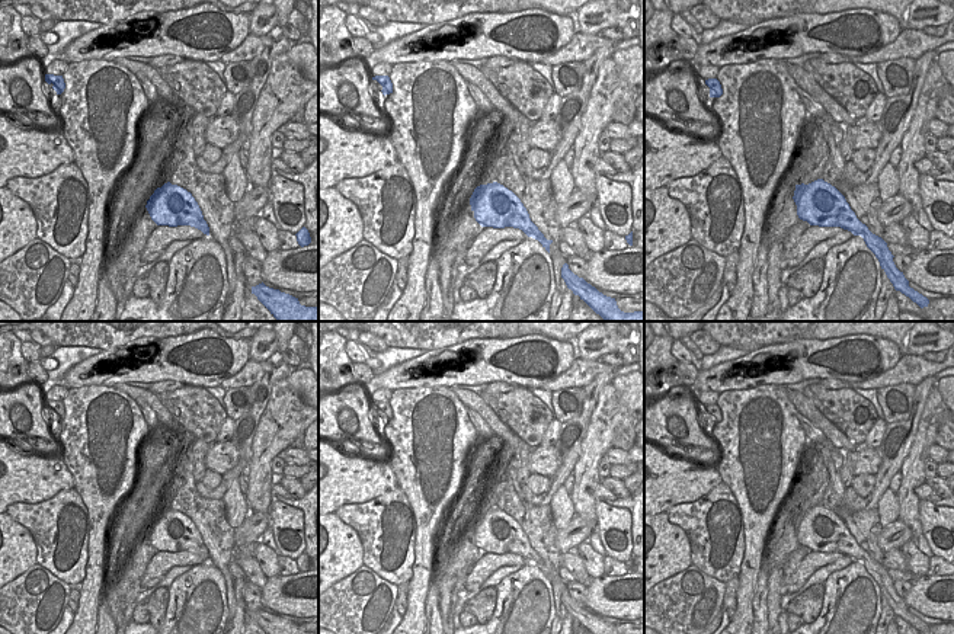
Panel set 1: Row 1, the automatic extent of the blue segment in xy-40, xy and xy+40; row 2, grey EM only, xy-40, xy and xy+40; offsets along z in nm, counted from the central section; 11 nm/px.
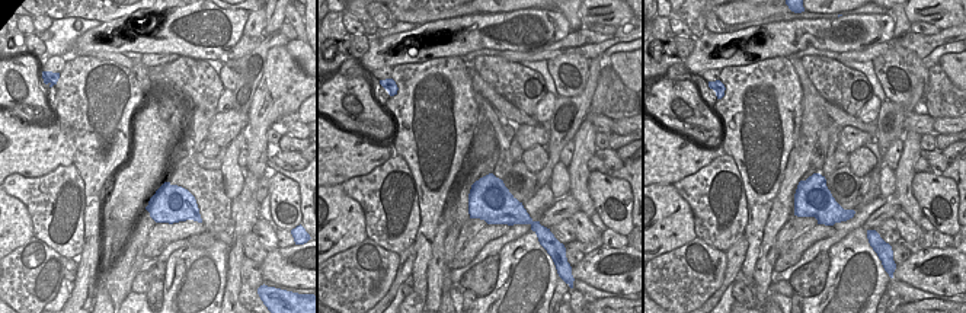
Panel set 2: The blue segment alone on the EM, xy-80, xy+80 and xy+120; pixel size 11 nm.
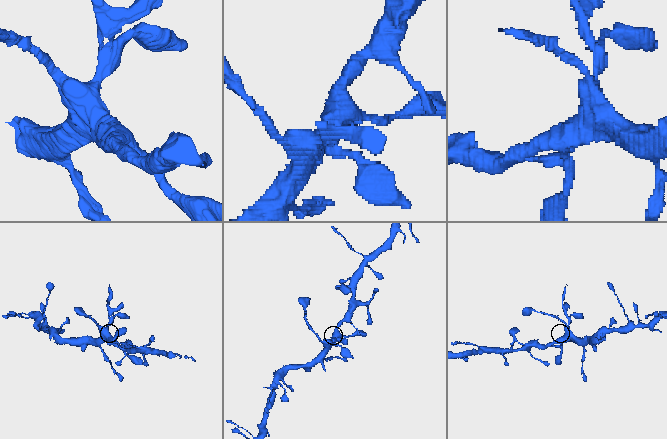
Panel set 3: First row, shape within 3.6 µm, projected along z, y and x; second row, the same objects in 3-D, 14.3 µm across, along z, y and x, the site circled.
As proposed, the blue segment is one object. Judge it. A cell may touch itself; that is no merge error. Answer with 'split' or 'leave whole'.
leave whole

